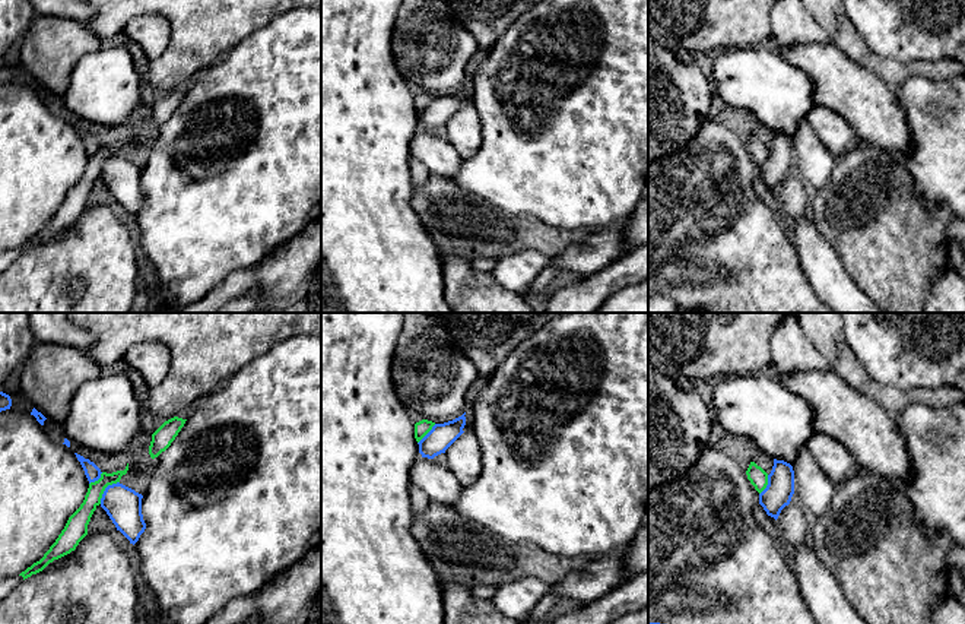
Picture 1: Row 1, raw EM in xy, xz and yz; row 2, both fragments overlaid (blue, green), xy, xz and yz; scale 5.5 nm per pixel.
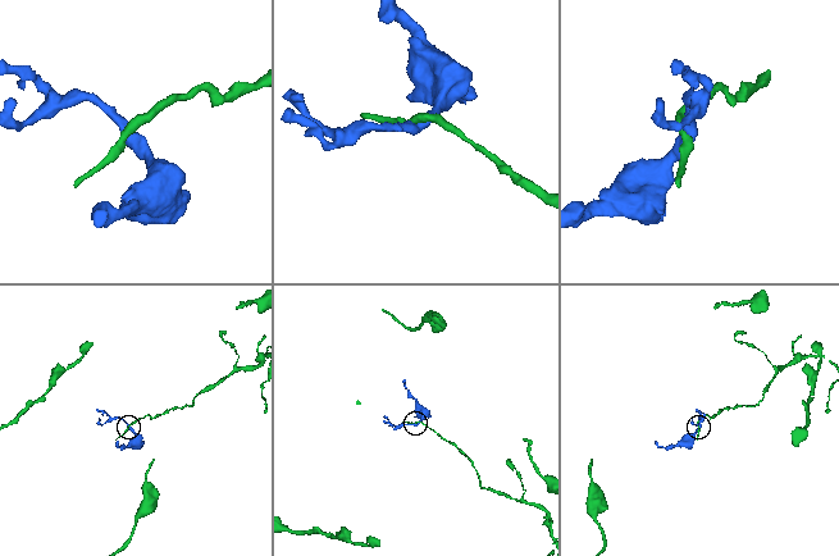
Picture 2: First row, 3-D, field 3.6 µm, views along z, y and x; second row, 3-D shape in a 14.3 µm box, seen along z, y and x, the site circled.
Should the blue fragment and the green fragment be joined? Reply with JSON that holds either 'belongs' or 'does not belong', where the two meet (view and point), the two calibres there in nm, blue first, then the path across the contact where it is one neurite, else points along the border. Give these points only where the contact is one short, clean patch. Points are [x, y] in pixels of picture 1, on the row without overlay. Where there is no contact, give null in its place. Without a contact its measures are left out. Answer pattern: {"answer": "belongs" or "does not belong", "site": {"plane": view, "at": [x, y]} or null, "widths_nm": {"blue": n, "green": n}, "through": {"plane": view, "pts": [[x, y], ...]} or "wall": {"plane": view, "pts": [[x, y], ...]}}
{"answer": "does not belong", "site": {"plane": "xy", "at": [105, 162]}, "widths_nm": {"blue": 200, "green": 120}, "wall": {"plane": "xy", "pts": [[118, 154], [105, 161], [100, 176]]}}

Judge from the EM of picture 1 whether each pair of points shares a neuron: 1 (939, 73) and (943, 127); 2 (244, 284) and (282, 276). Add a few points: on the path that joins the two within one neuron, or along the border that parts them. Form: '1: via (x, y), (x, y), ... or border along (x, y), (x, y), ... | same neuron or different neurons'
1: border along (949, 78), (927, 79), (913, 76), (905, 82) | different neurons
2: via (253, 279), (273, 278) | same neuron

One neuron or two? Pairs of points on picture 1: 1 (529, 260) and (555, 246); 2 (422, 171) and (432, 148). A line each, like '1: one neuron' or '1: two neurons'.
1: two neurons
2: two neurons

